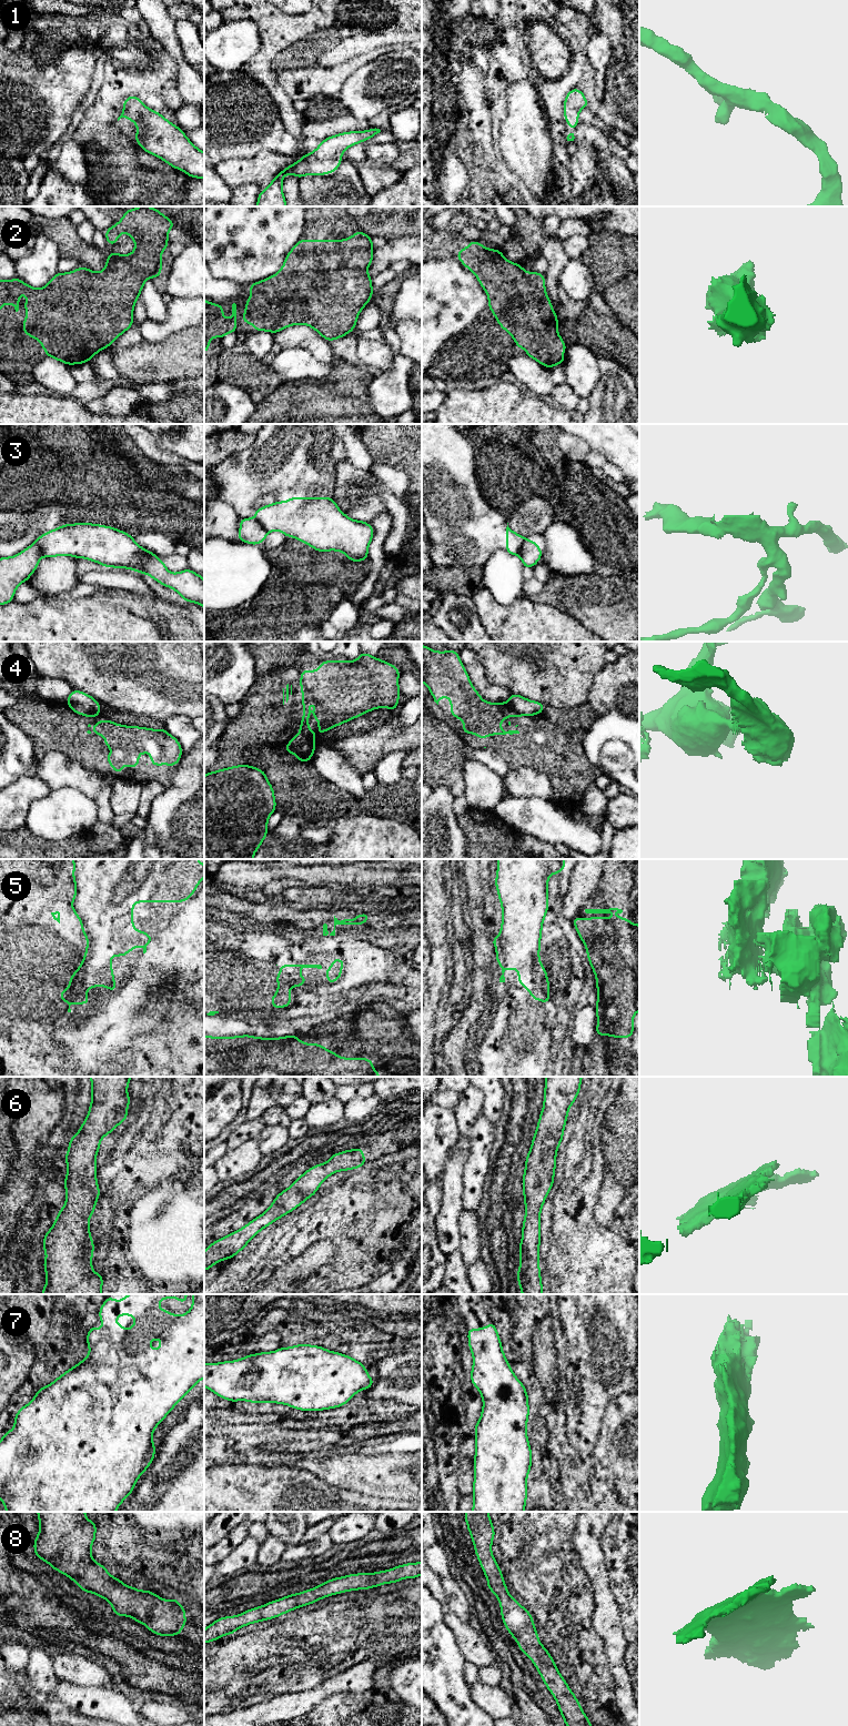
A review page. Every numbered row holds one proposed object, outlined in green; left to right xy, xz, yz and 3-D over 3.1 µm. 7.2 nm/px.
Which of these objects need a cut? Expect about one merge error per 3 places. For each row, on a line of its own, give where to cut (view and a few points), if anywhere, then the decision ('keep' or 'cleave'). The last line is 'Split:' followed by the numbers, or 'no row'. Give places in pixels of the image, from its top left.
1: no cut; keep
2: no cut; keep
3: cut in yz along (525, 538), (518, 555); cleave
4: cut in yz along (507, 702), (515, 712), (523, 715); cleave
5: cut in xz along (280, 981), (300, 982), (302, 985); cleave
6: no cut; keep
7: no cut; keep
8: no cut; keep
Split: 3, 4, 5

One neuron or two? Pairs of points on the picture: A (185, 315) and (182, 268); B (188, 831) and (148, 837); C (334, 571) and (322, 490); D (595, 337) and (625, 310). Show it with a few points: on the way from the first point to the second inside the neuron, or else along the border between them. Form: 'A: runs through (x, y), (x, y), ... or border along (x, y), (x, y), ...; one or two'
A: border along (168, 296), (192, 298); two
B: border along (147, 821), (157, 837), (158, 846); two
C: border along (316, 551), (339, 551), (341, 553); two
D: border along (602, 295), (616, 318), (627, 329); two

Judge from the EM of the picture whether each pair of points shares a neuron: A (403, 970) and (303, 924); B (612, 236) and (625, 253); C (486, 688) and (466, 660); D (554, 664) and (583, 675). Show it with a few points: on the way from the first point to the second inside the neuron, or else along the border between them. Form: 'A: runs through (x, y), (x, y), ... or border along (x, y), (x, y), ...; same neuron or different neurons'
A: border along (334, 916), (330, 932), (324, 924), (310, 938); different neurons
B: runs through (614, 241), (622, 249); same neuron
C: runs through (481, 682), (473, 667); same neuron
D: runs through (561, 664), (572, 664), (576, 668); same neuron

